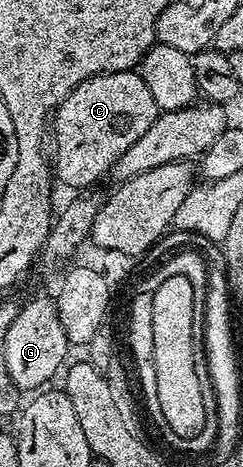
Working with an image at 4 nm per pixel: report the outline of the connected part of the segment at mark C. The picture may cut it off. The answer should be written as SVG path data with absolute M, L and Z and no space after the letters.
M139 70L115 71L102 73L82 81L58 106L50 119L50 166L55 178L60 179L68 187L83 189L99 184L103 175L107 176L113 165L154 125L160 114L158 105L154 105L154 97L146 81L142 81Z

